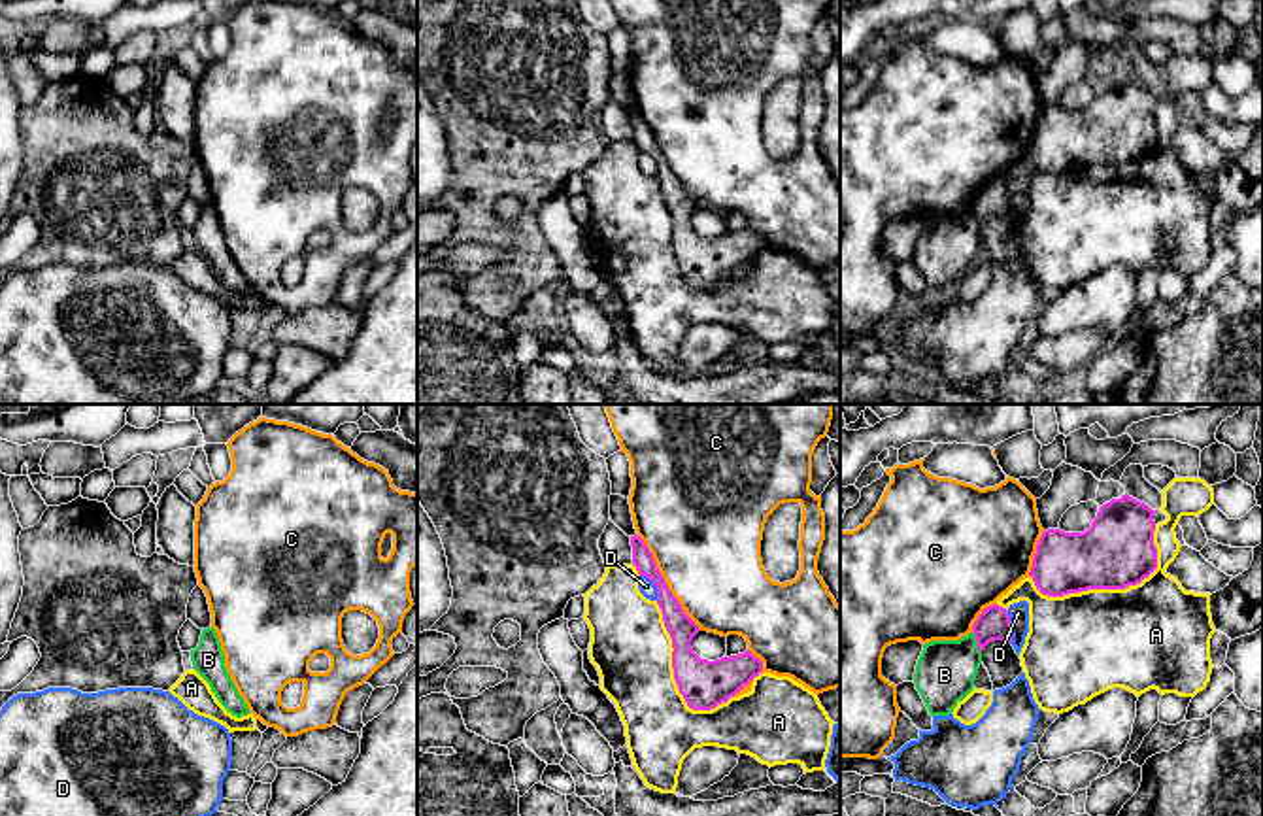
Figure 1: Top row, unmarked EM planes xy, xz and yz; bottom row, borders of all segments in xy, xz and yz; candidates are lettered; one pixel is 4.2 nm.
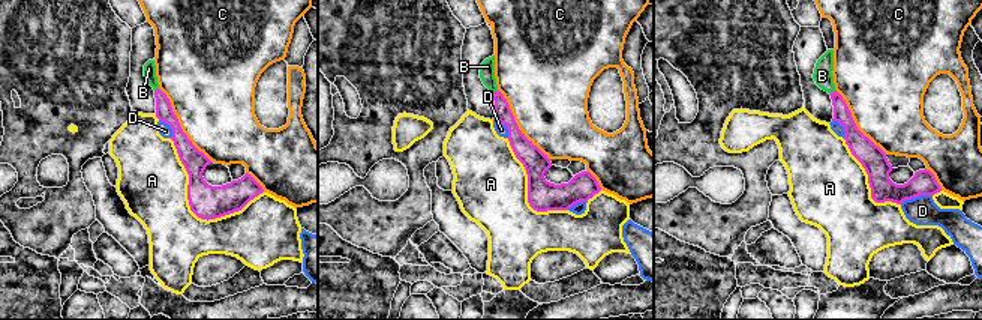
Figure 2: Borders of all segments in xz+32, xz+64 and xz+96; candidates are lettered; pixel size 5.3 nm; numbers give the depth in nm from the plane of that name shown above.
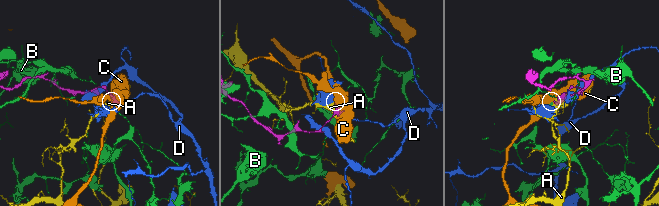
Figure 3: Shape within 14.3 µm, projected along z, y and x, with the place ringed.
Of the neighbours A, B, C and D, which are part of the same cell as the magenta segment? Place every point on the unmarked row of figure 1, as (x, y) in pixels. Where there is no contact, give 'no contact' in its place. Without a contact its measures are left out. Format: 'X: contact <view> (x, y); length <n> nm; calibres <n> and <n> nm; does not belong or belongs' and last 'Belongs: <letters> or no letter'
A: contact yz (1111, 165); length 600 nm; calibres 320 and 440 nm; does not belong
B: contact yz (976, 220); length 100 nm; calibres 140 and 260 nm; does not belong
C: contact xz (665, 159); length 500 nm; calibres 120 and 460 nm; does not belong
D: contact yz (1010, 204); length 150 nm; calibres 140 and 90 nm; does not belong
Belongs: no letter

